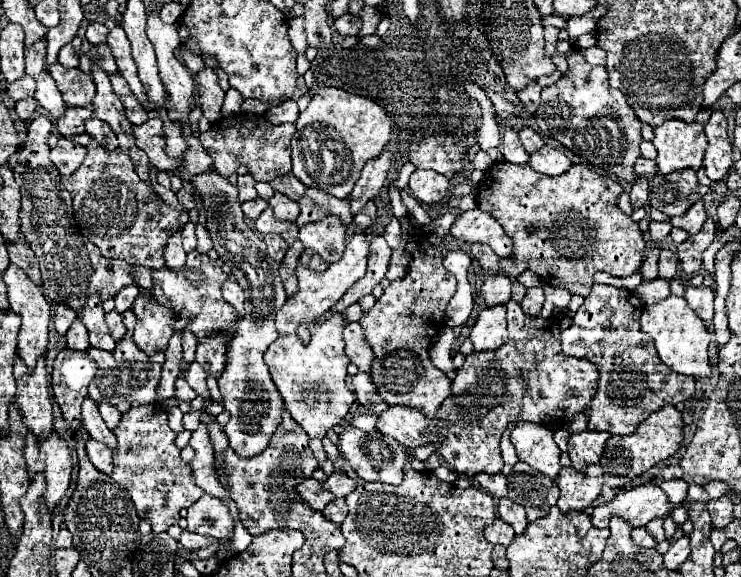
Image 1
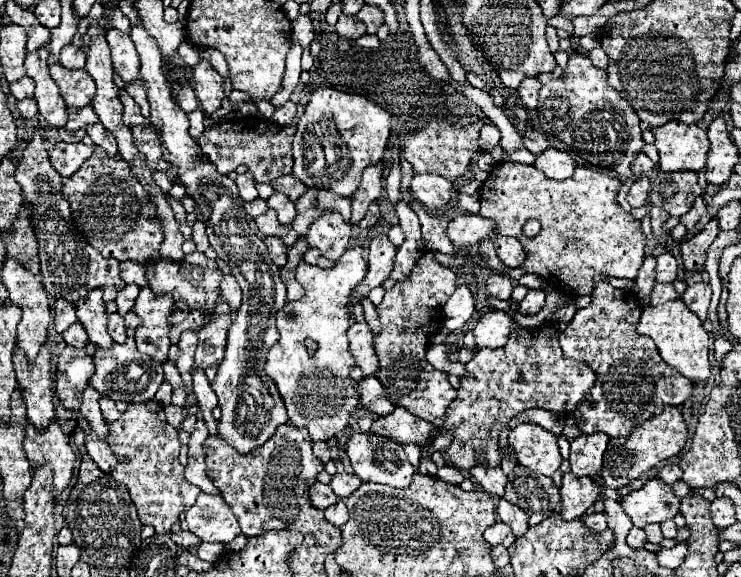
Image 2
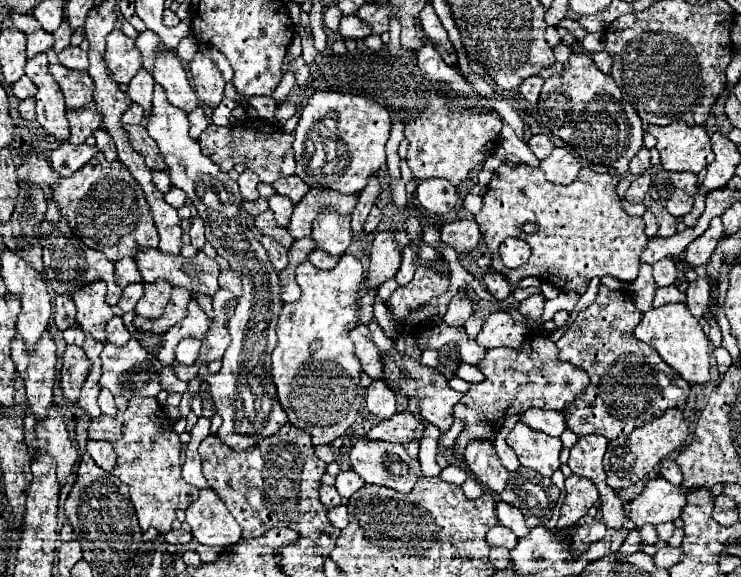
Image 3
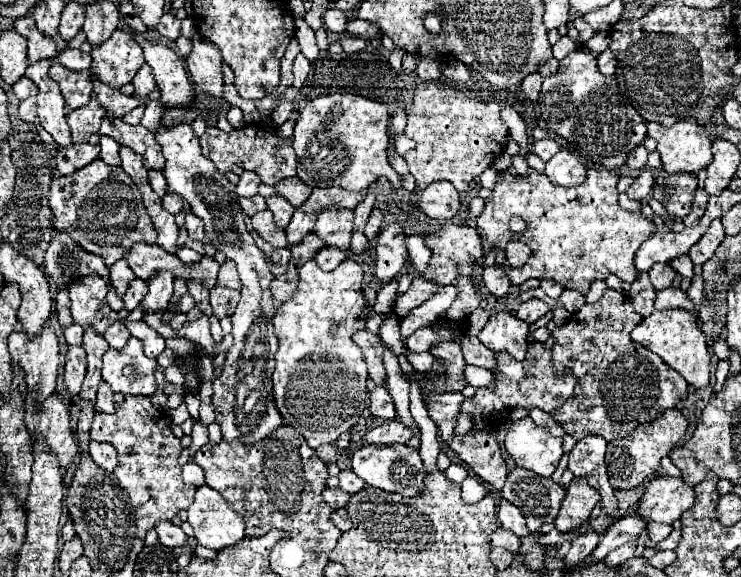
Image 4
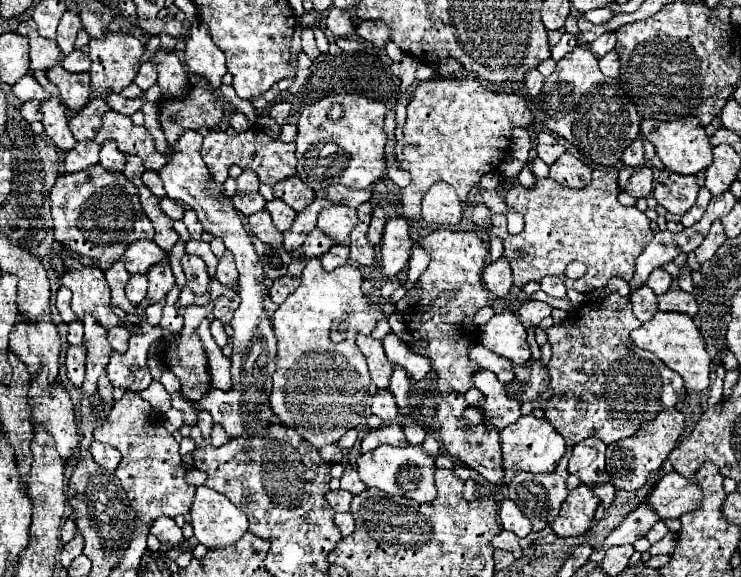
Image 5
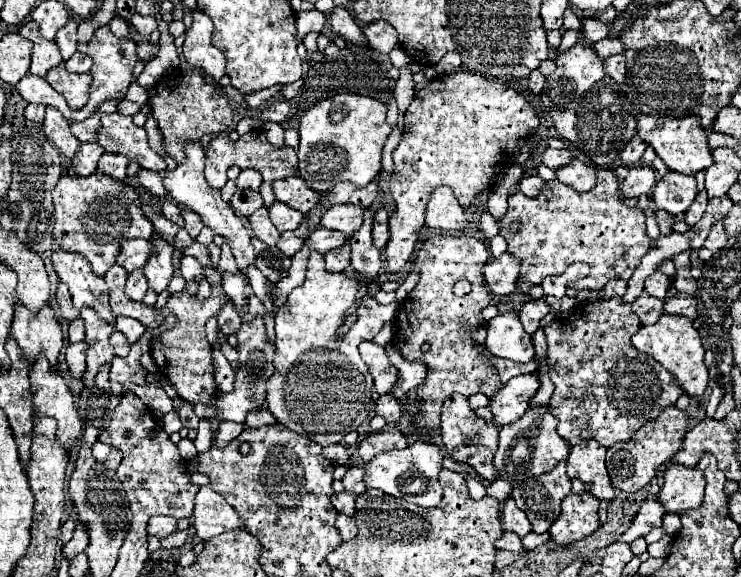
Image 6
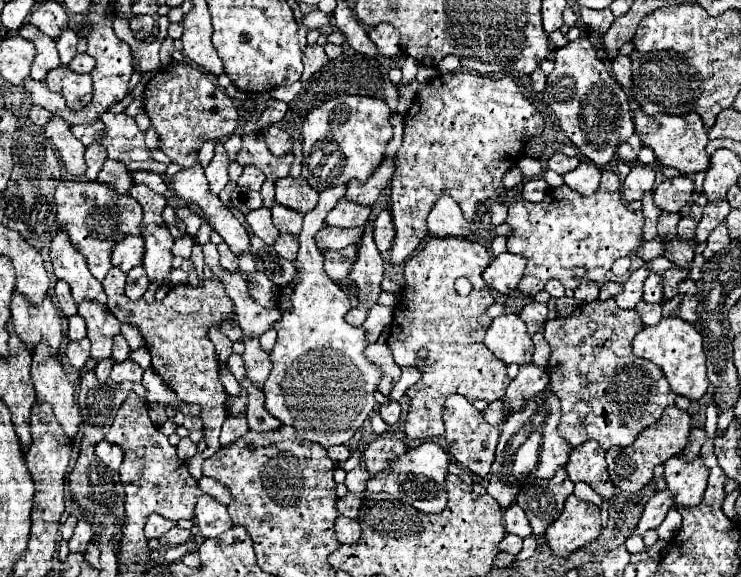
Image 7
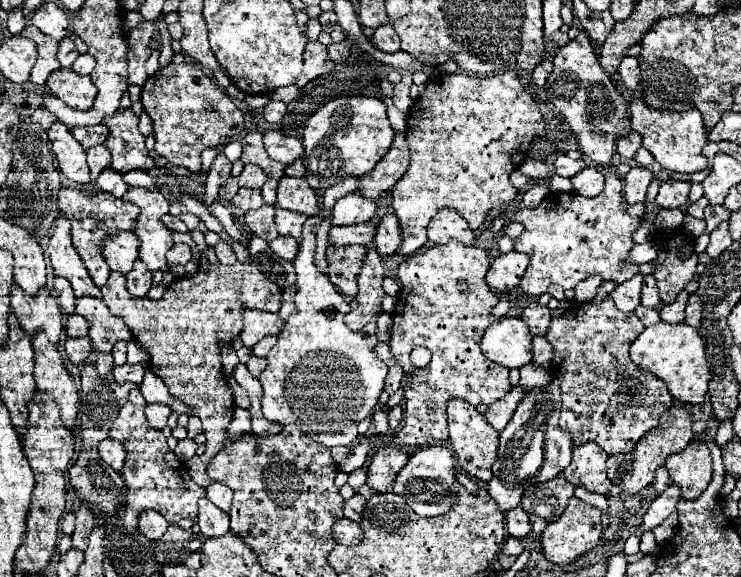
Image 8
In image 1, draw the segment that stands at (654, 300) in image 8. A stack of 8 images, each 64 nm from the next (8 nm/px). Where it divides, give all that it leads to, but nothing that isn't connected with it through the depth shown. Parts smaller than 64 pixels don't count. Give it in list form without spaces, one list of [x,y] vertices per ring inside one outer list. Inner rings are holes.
[[[662,250],[660,252],[660,264],[658,266],[660,266],[660,272],[658,272],[660,278],[666,278],[666,280],[674,278],[676,276],[676,266],[678,266],[676,254],[672,250]]]

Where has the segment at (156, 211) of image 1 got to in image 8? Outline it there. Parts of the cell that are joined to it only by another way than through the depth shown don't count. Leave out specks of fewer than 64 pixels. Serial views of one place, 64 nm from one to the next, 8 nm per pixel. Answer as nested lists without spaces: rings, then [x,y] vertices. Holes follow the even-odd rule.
[[[60,188],[58,192],[58,206],[60,212],[70,220],[72,224],[72,242],[78,250],[84,266],[88,268],[92,280],[96,286],[104,286],[110,274],[110,268],[106,266],[106,260],[100,252],[100,240],[104,236],[114,236],[116,232],[132,232],[136,226],[136,216],[140,214],[140,208],[134,204],[126,204],[122,198],[116,198],[108,192],[88,192],[80,188]]]

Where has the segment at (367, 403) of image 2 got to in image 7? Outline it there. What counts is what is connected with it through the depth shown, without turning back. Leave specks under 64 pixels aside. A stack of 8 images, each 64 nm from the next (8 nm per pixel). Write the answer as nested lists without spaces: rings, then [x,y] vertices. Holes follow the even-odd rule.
[[[386,402],[378,408],[378,414],[388,426],[394,426],[400,420],[400,404],[398,402]]]

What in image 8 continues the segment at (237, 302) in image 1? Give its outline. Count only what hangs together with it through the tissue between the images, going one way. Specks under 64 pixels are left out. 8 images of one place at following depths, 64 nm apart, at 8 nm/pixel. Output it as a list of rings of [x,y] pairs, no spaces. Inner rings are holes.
[[[220,240],[220,242],[214,246],[214,250],[216,250],[216,256],[218,256],[218,260],[220,260],[222,264],[226,264],[226,266],[236,264],[234,250],[232,250],[232,246],[230,246],[230,244],[226,244],[224,240]]]

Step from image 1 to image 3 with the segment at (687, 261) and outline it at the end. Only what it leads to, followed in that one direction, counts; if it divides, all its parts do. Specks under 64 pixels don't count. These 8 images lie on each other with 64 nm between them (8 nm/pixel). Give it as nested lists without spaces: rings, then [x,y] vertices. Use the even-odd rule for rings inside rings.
[[[712,218],[708,230],[698,236],[686,250],[684,250],[684,260],[688,266],[696,268],[700,264],[708,264],[710,262],[710,256],[718,244],[718,238],[724,234],[724,228],[722,228],[722,222],[720,218]]]

